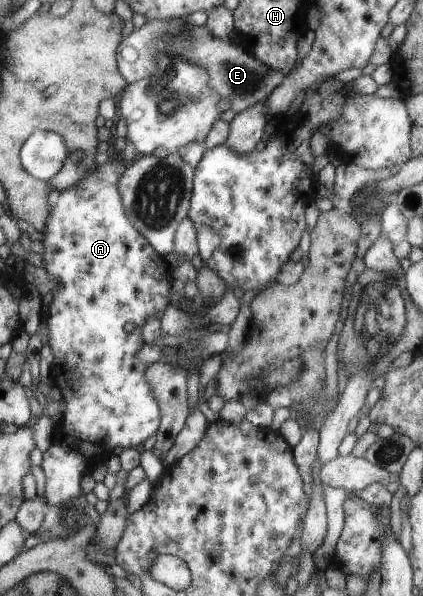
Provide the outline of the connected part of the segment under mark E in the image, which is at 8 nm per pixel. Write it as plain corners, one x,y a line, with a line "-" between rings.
185,18
145,21
140,29
132,30
127,37
119,41
119,52
124,46
129,45
137,53
137,58
133,62
123,60
118,54
118,69
128,84
148,78
157,69
154,55
158,51
166,51
165,54
204,67
208,71
208,86
212,92
220,98
228,99
231,103
230,108
235,113
259,100
265,100
271,90
281,83
282,73
261,63
249,49
241,48
238,43
235,45
231,40
216,40
204,25
200,27
185,25

